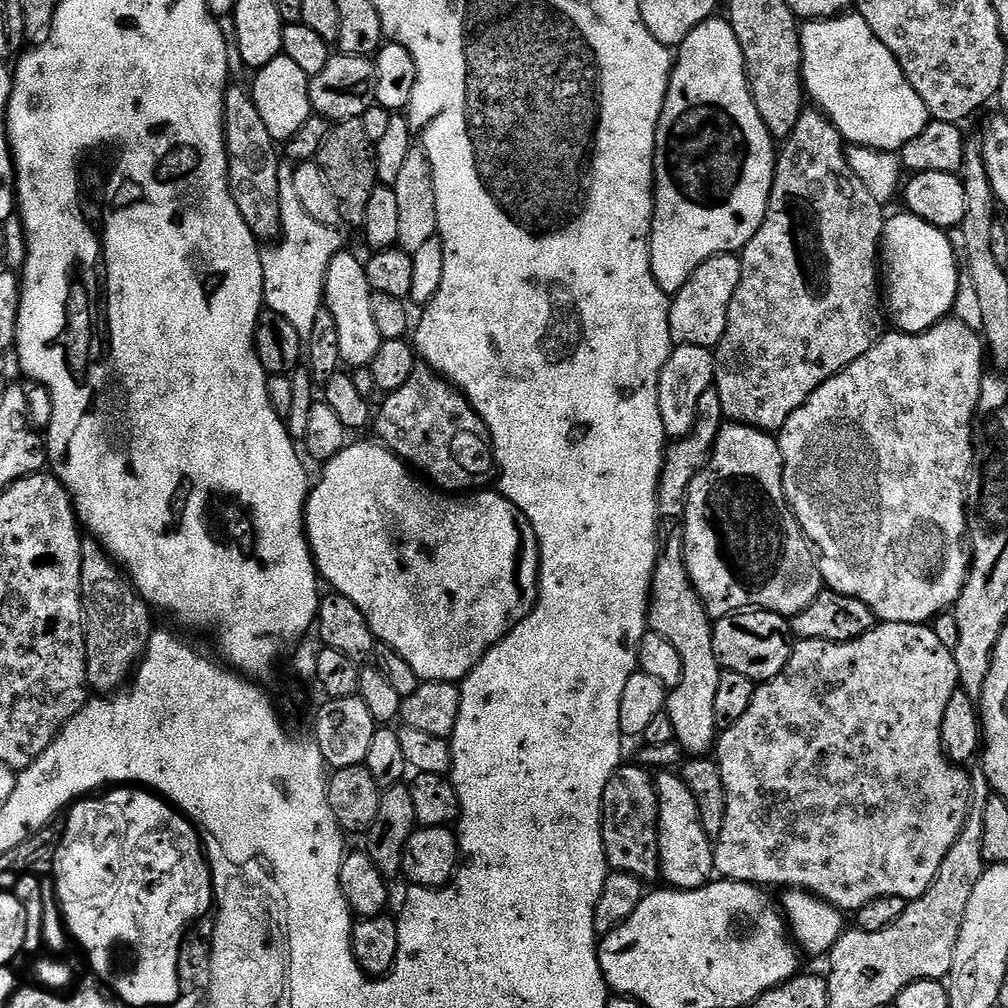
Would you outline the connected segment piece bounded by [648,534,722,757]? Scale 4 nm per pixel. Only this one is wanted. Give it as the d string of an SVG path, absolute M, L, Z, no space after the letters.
M676 534L665 544L663 541L662 551L656 557L652 594L648 602L648 627L665 636L682 657L682 682L669 691L666 711L670 722L674 722L675 743L681 744L685 753L693 757L711 753L718 739L714 694L718 694L722 669L714 654L713 623L713 617L709 616L686 570L684 537Z

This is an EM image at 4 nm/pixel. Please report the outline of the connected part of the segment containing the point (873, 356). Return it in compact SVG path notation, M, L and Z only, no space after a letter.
M945 318L938 321L934 327L925 332L888 330L880 337L880 341L877 342L877 344L870 346L870 350L866 350L866 354L862 354L862 358L850 362L850 366L846 366L838 374L834 374L826 382L822 382L822 386L818 386L818 390L814 390L814 394L810 394L808 401L798 410L794 410L794 414L790 414L790 418L784 423L783 428L779 429L778 439L780 441L780 453L782 454L782 462L784 463L784 493L788 499L788 505L791 506L793 514L796 515L796 521L800 524L801 530L804 532L804 535L808 537L813 549L818 553L821 581L823 581L831 591L837 592L838 594L846 594L850 598L858 598L858 602L866 602L866 606L870 606L870 610L876 616L877 621L885 624L928 624L929 622L935 621L936 617L939 616L941 612L949 611L962 594L970 567L966 485L972 471L972 461L974 459L974 453L972 451L972 420L976 417L976 407L980 401L980 387L986 375L984 362L986 364L986 345L982 339L981 333L975 328L966 326L961 320Z

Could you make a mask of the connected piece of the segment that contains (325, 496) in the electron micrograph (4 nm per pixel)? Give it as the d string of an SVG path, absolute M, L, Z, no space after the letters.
M379 442L373 444L349 443L341 452L323 465L324 473L320 481L311 485L308 493L308 504L304 507L304 527L308 533L308 545L312 557L316 559L317 573L322 577L323 583L331 591L341 592L366 618L372 633L376 635L379 643L390 646L406 662L410 662L414 674L420 676L421 681L447 680L459 682L468 675L475 664L487 654L518 622L525 620L536 604L540 594L540 547L534 534L534 526L530 526L528 519L499 491L476 490L471 494L449 494L437 490L431 483L425 482L404 461L384 447Z

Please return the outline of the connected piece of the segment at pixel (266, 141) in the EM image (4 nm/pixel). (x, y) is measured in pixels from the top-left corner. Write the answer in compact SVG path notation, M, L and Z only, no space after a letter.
M240 82L229 83L224 91L224 141L228 151L230 190L242 218L246 218L246 226L250 226L261 242L279 240L282 209L278 198L278 170L282 156L277 140L262 123L262 114L258 114L251 91L245 85L243 88Z

